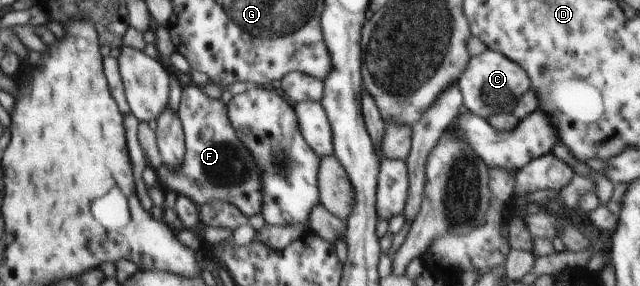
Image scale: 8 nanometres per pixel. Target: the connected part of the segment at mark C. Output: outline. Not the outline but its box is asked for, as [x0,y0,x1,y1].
[457,50,531,119]

